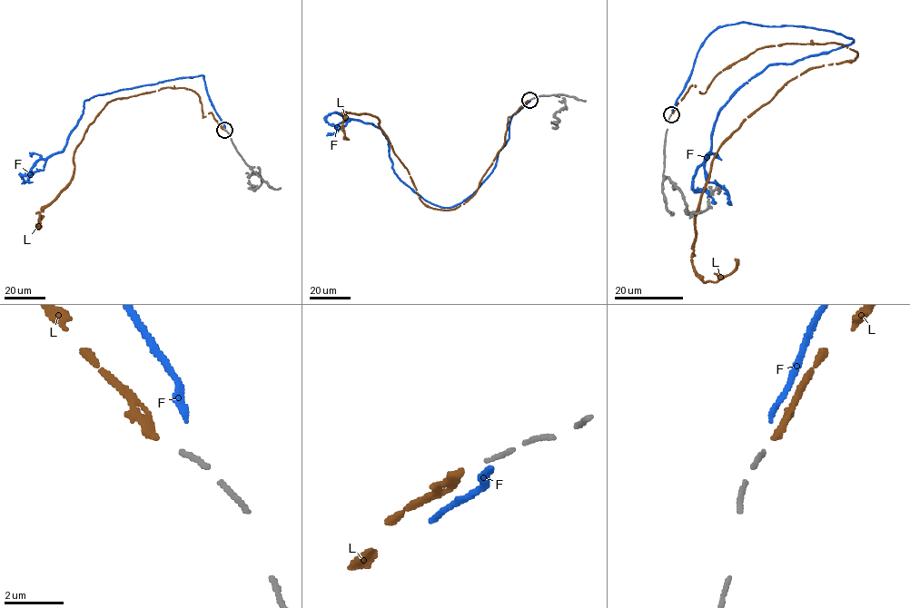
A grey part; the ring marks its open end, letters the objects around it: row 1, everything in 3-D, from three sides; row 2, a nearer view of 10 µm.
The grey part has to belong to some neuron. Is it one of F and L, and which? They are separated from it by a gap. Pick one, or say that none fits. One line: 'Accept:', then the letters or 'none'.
Accept: L

